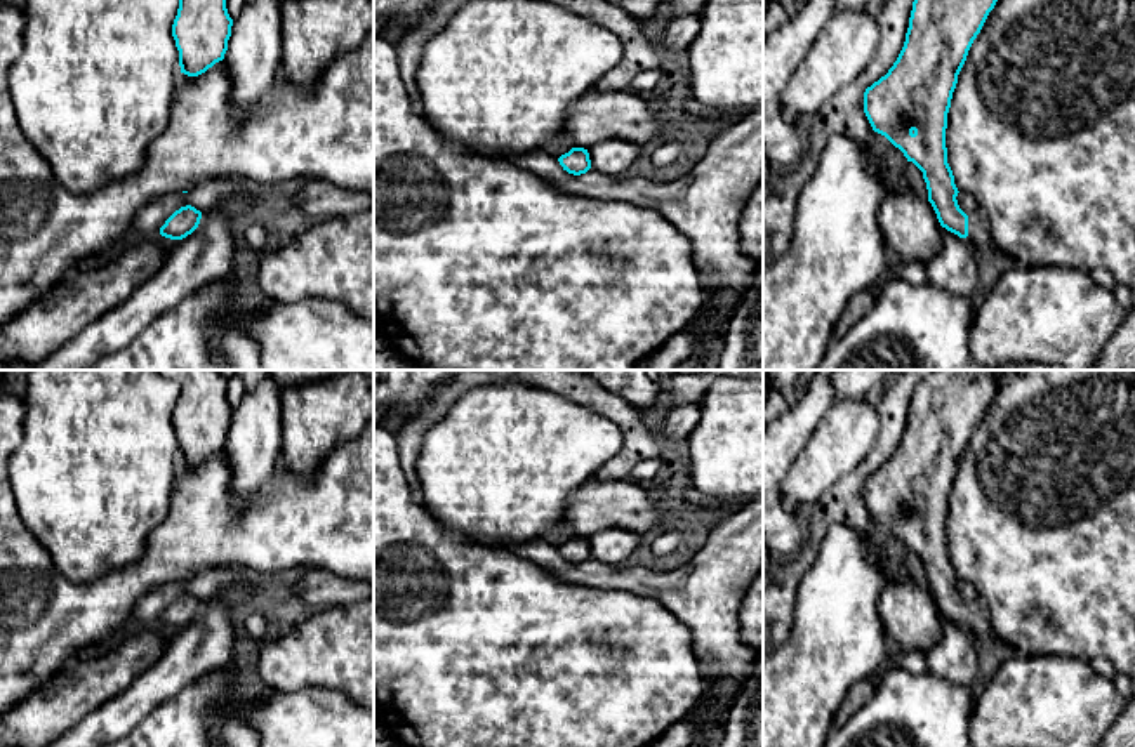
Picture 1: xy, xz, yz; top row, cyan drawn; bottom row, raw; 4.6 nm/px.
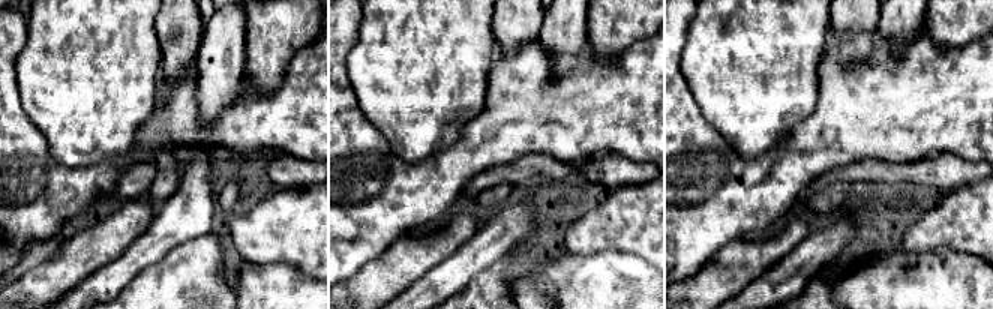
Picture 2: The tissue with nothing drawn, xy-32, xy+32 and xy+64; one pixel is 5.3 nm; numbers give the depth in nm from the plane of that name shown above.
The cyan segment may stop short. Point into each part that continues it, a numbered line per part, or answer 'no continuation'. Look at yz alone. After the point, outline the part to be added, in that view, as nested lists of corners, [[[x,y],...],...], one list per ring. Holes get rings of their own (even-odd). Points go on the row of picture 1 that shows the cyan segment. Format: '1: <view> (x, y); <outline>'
1: yz (979, 233); [[[980,207],[972,215],[968,215],[968,236],[966,238],[973,245],[973,250],[999,252],[989,229],[987,214]]]

